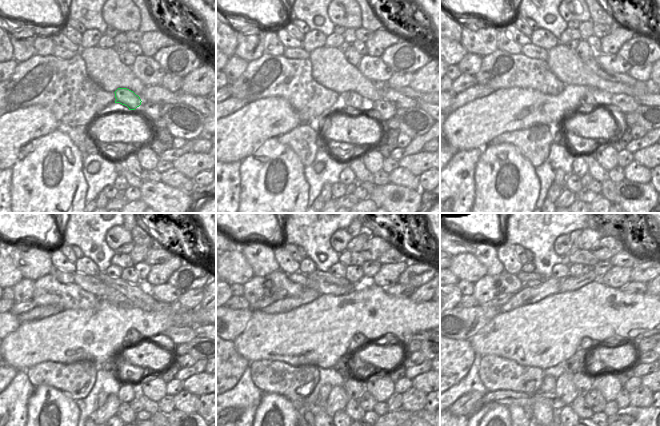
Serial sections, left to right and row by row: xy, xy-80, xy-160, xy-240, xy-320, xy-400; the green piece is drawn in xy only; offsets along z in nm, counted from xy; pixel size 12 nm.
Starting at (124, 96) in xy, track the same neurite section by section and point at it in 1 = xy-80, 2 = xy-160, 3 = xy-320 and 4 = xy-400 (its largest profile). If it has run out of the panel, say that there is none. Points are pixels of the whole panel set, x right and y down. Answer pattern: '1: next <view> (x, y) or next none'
1: next xy-80 (349, 98)
2: next xy-160 (589, 102)
3: next xy-320 (358, 340)
4: next xy-400 (586, 343)

